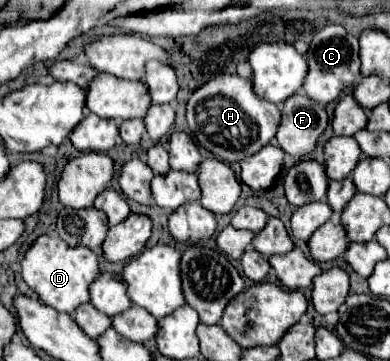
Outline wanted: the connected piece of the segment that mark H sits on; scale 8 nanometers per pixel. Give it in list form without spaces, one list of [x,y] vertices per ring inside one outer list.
[[[222,74],[200,86],[188,100],[188,126],[200,146],[210,150],[222,162],[240,162],[256,154],[276,134],[280,124],[278,104],[270,104],[254,96],[252,80],[238,74]]]

